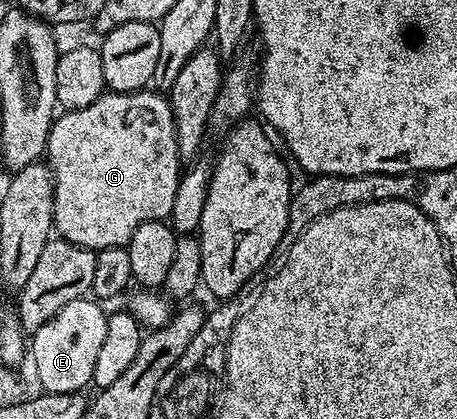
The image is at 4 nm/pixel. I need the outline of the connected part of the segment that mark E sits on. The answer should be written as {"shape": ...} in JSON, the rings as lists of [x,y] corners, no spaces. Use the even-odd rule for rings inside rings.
{"shape":[[[84,296],[65,304],[53,320],[41,324],[41,328],[33,331],[29,338],[29,358],[35,361],[35,374],[44,391],[49,394],[77,394],[86,391],[92,385],[91,377],[97,361],[97,355],[101,349],[101,343],[105,341],[105,324],[108,311],[102,310],[98,301]]]}

